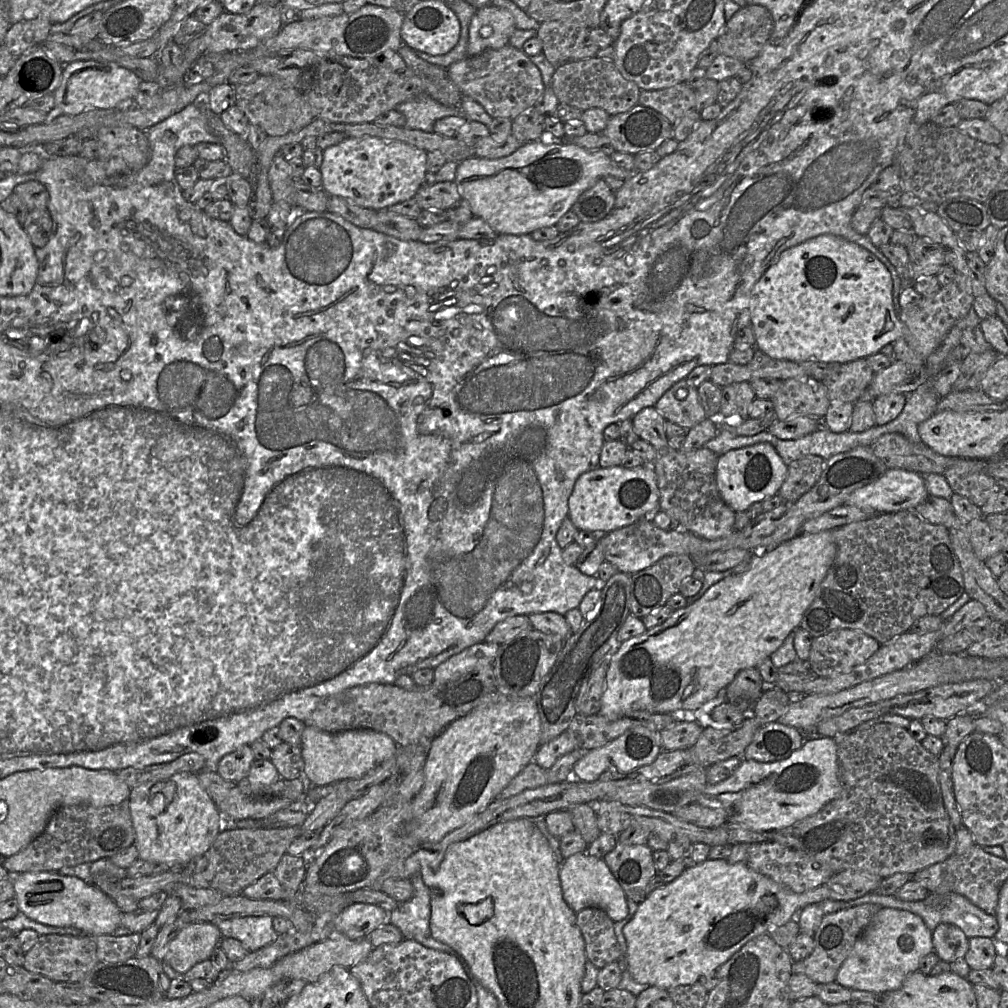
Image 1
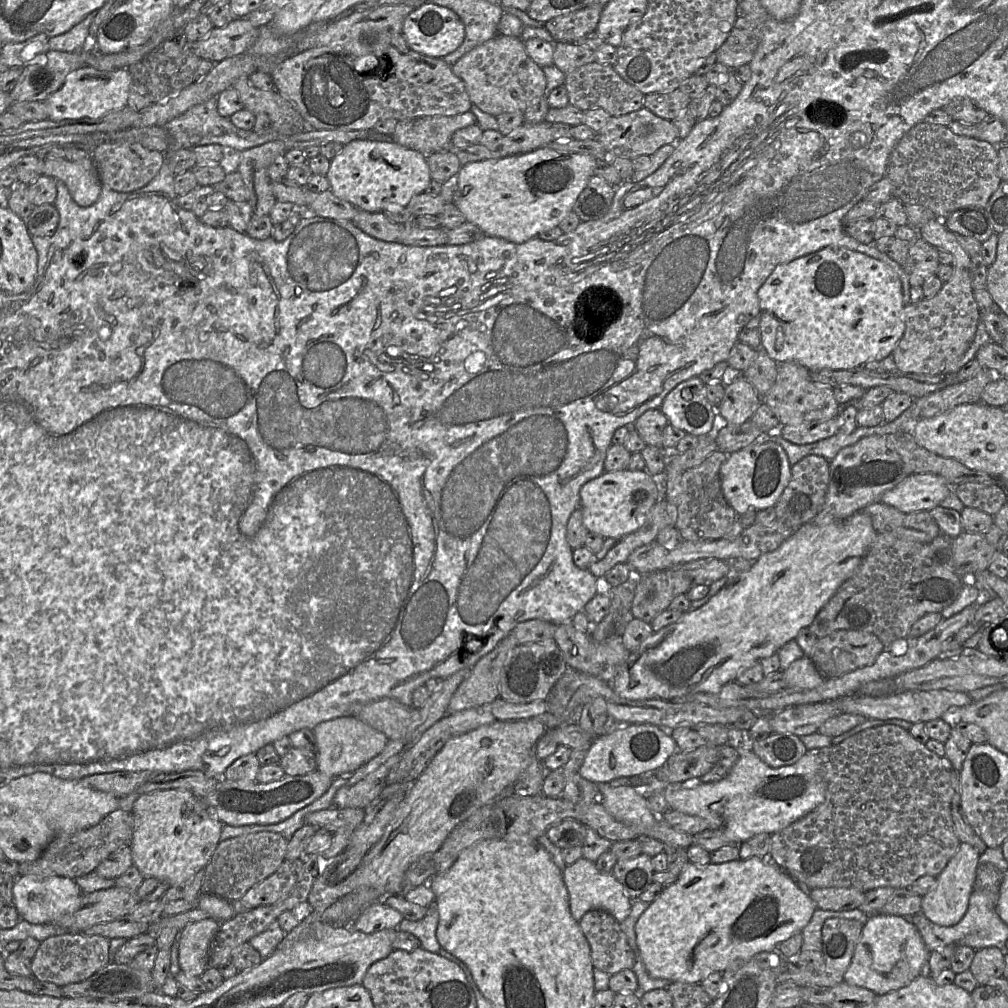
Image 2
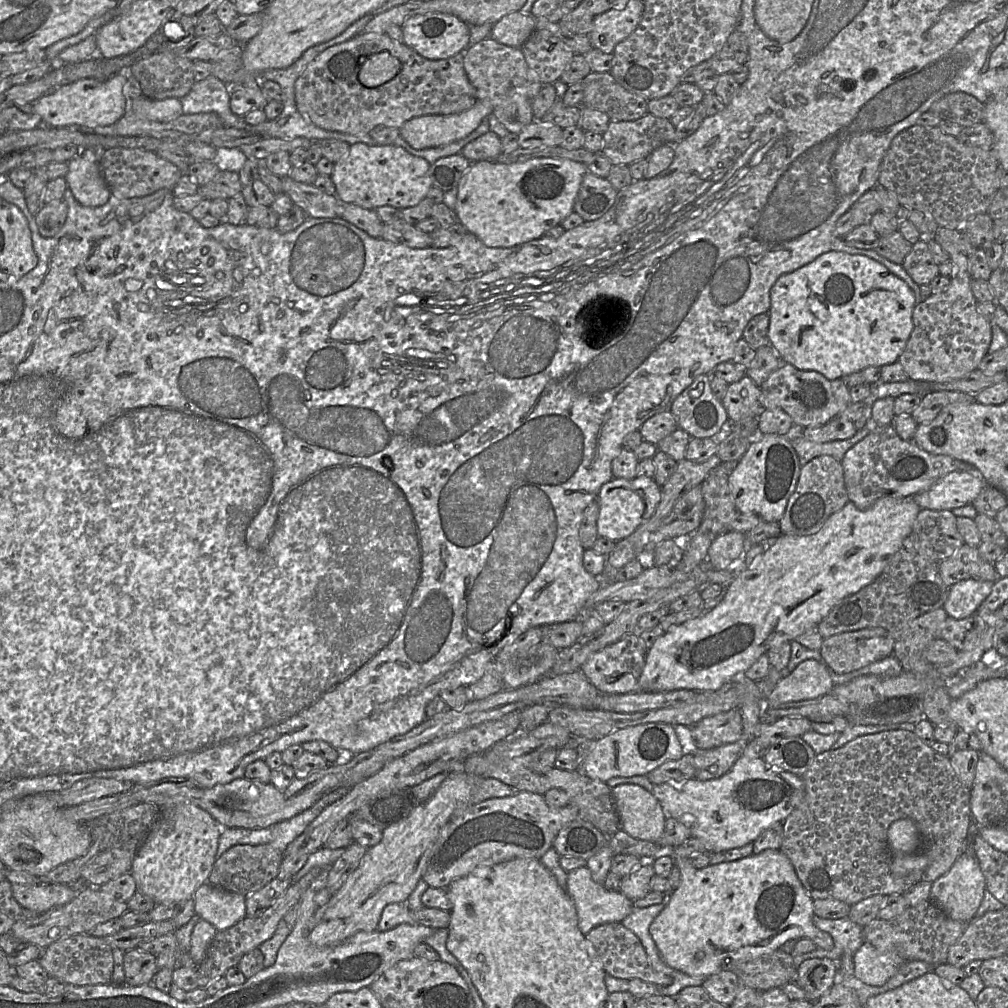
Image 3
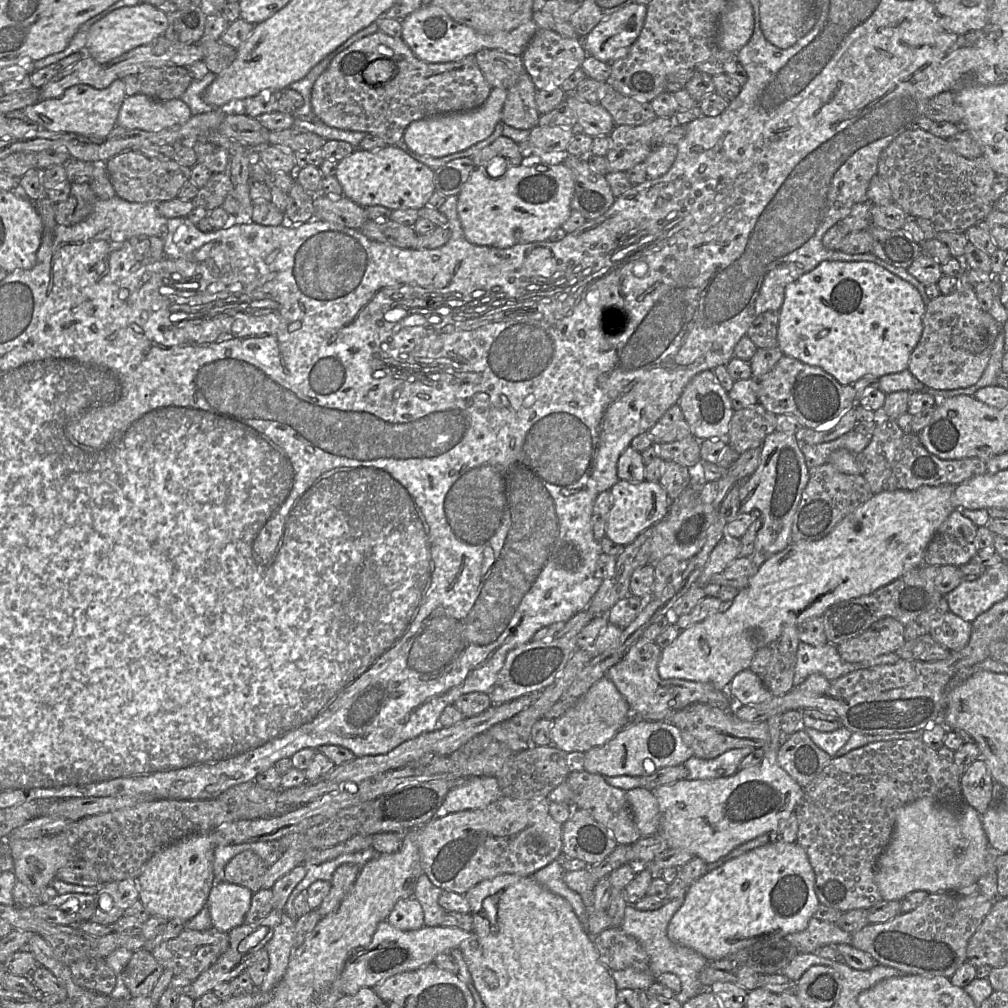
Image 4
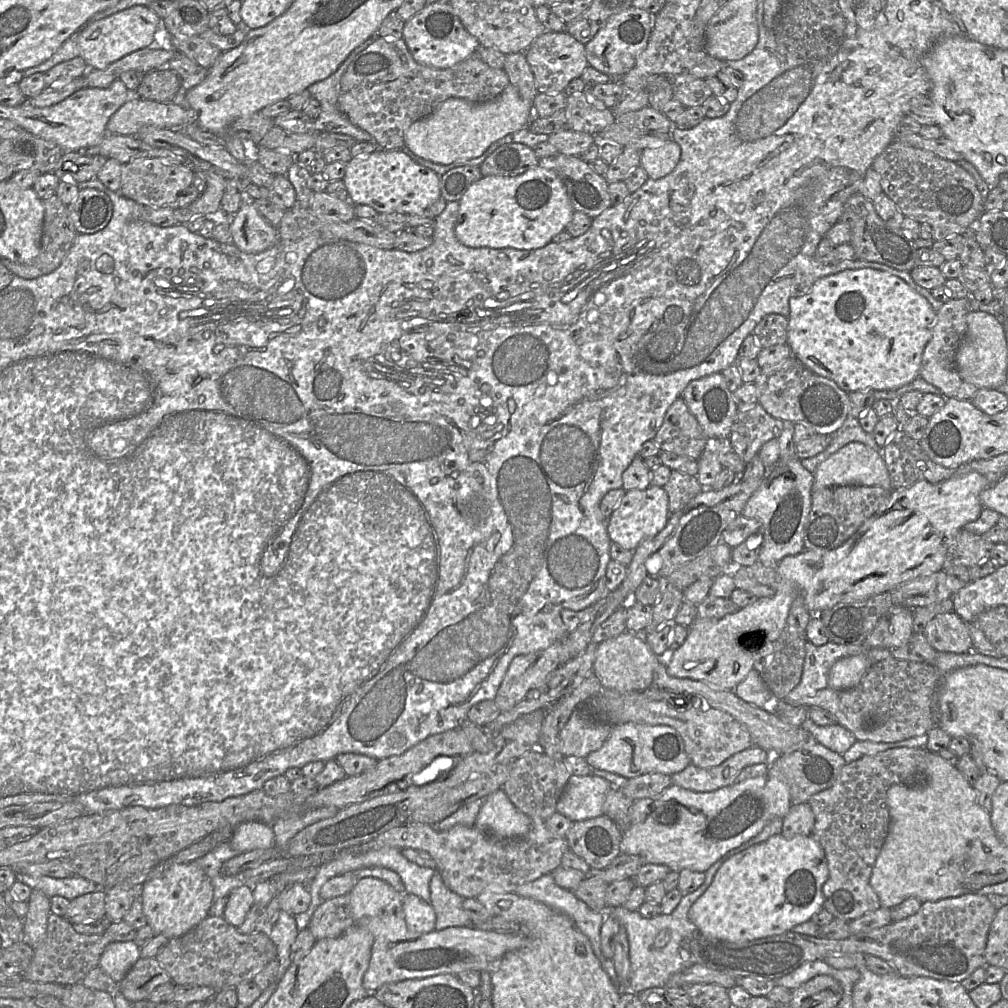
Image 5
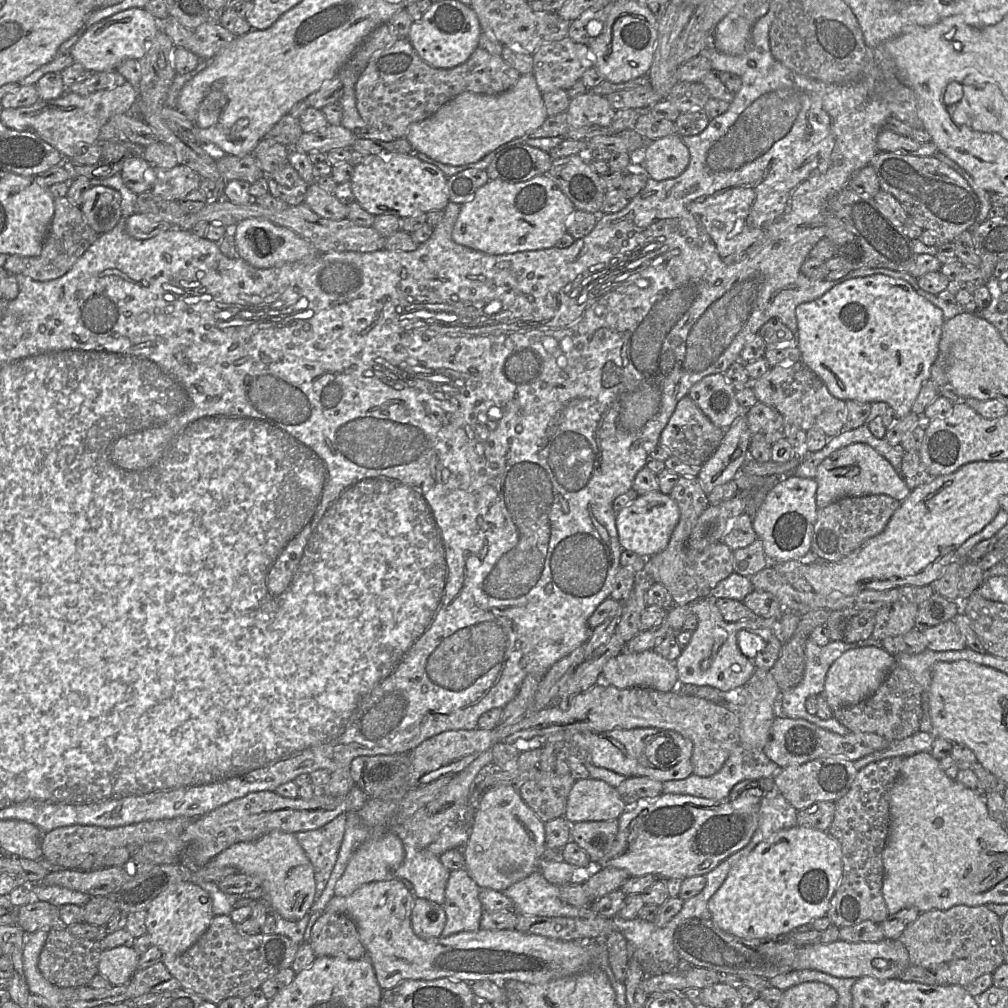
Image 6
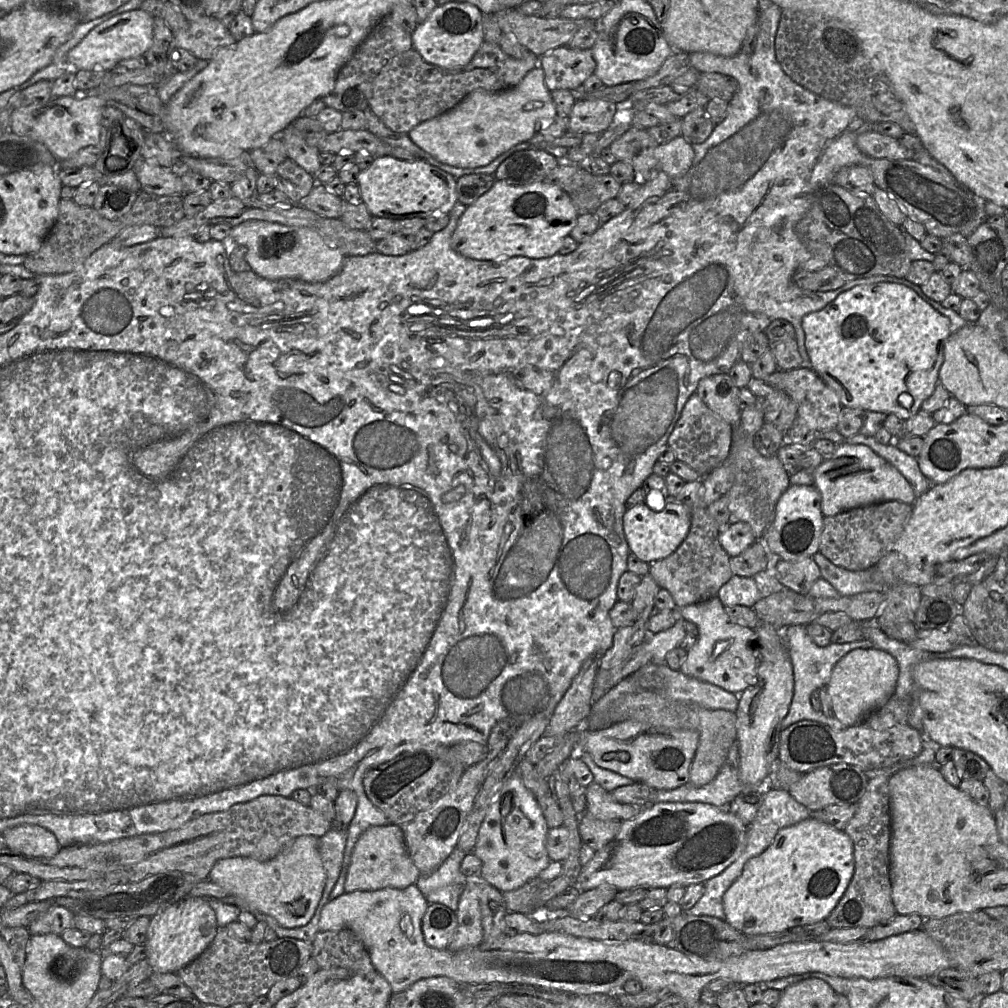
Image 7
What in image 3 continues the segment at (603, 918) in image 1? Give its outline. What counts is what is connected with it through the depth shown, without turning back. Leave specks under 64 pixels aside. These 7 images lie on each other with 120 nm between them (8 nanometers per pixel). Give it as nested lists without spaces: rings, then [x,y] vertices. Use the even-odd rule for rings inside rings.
[[[621,922],[598,925],[585,936],[594,947],[606,974],[626,980],[637,978],[661,987],[672,984],[673,978],[670,975],[657,972],[653,969],[640,939]]]

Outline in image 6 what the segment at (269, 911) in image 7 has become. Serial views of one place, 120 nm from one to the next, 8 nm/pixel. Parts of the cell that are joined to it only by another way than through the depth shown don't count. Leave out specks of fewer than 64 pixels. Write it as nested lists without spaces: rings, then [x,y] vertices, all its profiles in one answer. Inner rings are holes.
[[[272,831],[254,841],[235,843],[209,863],[215,867],[233,866],[241,873],[258,878],[264,901],[272,911],[289,921],[302,919],[315,902],[314,868],[295,833]]]

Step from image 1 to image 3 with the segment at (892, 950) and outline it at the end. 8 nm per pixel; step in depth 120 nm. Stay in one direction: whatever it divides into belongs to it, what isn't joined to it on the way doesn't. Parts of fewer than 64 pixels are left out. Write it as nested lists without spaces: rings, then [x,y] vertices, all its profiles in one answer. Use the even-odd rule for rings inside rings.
[[[865,941],[854,954],[853,975],[867,985],[882,986],[904,962],[894,952],[880,951]]]

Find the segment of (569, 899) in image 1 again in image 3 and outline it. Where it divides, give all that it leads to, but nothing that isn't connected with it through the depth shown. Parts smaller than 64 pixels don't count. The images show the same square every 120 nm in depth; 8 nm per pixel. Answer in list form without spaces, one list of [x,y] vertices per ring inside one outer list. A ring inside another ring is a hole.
[[[587,866],[568,872],[566,891],[574,902],[584,935],[598,925],[621,922],[633,907],[633,901],[621,891],[609,891],[596,883]]]

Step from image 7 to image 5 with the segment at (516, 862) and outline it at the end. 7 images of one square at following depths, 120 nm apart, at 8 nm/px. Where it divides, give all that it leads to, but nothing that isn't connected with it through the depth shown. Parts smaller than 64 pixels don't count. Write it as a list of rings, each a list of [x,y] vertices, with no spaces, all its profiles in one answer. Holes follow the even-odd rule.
[[[503,789],[486,797],[477,815],[475,826],[498,839],[515,839],[526,835],[531,818],[517,809]]]

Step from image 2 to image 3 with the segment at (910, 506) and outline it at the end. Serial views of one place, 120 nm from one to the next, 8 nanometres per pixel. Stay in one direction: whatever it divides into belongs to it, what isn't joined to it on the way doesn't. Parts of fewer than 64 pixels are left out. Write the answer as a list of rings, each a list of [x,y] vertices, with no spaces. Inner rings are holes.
[[[954,471],[913,496],[913,499],[921,509],[951,510],[972,504],[986,485],[980,475]]]

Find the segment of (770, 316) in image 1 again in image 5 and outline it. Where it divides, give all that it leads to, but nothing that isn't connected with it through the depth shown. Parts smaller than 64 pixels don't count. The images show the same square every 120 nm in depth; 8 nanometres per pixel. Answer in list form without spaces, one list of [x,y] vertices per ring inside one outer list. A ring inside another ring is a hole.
[[[872,268],[846,269],[825,276],[817,280],[810,291],[805,295],[790,298],[789,308],[787,344],[791,348],[792,355],[812,372],[834,381],[842,390],[848,393],[864,389],[897,389],[912,382],[919,376],[923,351],[931,339],[933,326],[936,321],[936,311],[932,308],[926,298],[916,292],[903,279]]]

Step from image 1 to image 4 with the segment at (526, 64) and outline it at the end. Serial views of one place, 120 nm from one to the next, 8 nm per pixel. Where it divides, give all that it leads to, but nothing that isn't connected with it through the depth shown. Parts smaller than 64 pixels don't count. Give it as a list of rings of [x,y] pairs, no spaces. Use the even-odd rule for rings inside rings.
[[[481,49],[474,56],[492,88],[508,90],[526,72],[521,56],[500,49]]]

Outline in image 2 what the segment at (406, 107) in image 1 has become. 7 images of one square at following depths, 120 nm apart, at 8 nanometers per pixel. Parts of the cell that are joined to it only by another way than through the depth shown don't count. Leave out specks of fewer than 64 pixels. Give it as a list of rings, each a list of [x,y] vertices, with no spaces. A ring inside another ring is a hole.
[[[465,112],[455,116],[423,116],[397,122],[393,139],[398,144],[419,151],[425,156],[448,151],[453,134],[476,124],[476,116]]]

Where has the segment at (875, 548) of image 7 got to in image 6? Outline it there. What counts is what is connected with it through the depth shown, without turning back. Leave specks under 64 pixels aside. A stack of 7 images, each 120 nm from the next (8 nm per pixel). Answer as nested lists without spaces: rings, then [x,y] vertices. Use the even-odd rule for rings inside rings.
[[[887,495],[841,498],[817,510],[813,527],[811,555],[820,561],[839,562],[879,535],[901,502]]]

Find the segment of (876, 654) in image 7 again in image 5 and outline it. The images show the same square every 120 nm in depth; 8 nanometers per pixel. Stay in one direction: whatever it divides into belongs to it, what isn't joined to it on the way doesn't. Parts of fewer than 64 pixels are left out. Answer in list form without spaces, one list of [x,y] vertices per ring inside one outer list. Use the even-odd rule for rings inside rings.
[[[864,655],[849,656],[837,660],[828,674],[828,687],[847,690],[857,686],[873,664]]]

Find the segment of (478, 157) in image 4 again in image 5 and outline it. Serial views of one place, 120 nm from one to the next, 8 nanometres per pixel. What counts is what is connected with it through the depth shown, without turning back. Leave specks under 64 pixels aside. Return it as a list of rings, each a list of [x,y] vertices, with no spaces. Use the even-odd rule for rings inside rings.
[[[510,142],[493,151],[480,165],[482,176],[515,176],[538,166],[534,150],[522,143]]]

